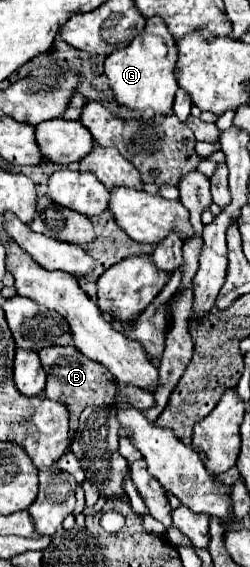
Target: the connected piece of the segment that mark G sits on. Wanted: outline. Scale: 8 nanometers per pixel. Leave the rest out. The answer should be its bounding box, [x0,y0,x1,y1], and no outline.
[104,17,178,115]

